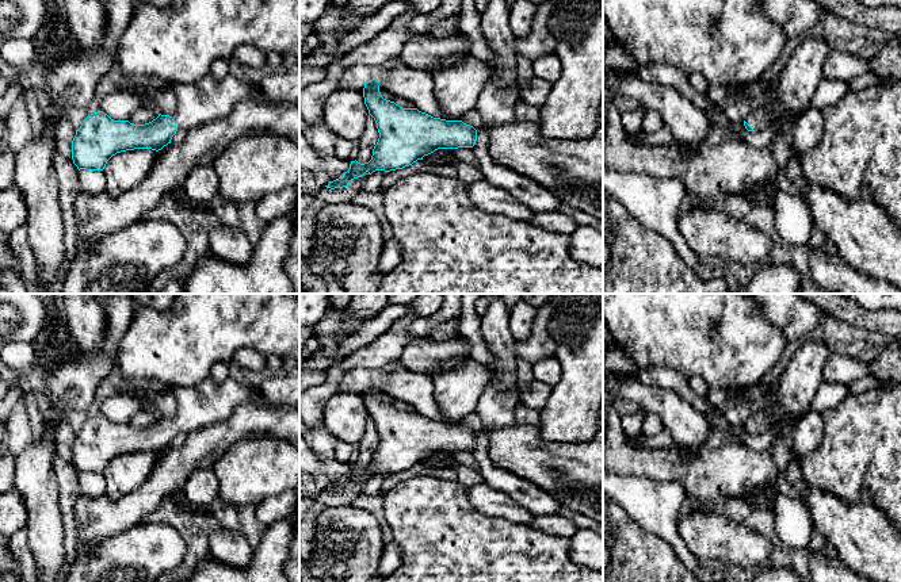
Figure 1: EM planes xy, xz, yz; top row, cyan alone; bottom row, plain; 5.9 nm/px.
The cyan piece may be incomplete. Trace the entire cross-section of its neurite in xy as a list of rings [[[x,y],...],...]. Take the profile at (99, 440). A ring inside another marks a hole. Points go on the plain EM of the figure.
[[[211,378],[190,387],[173,387],[176,416],[145,428],[114,424],[103,414],[88,418],[72,444],[77,472],[103,474],[117,456],[134,452],[161,453],[177,433],[191,433],[230,417],[243,403],[264,403],[257,388],[251,390],[232,378],[215,383]]]

